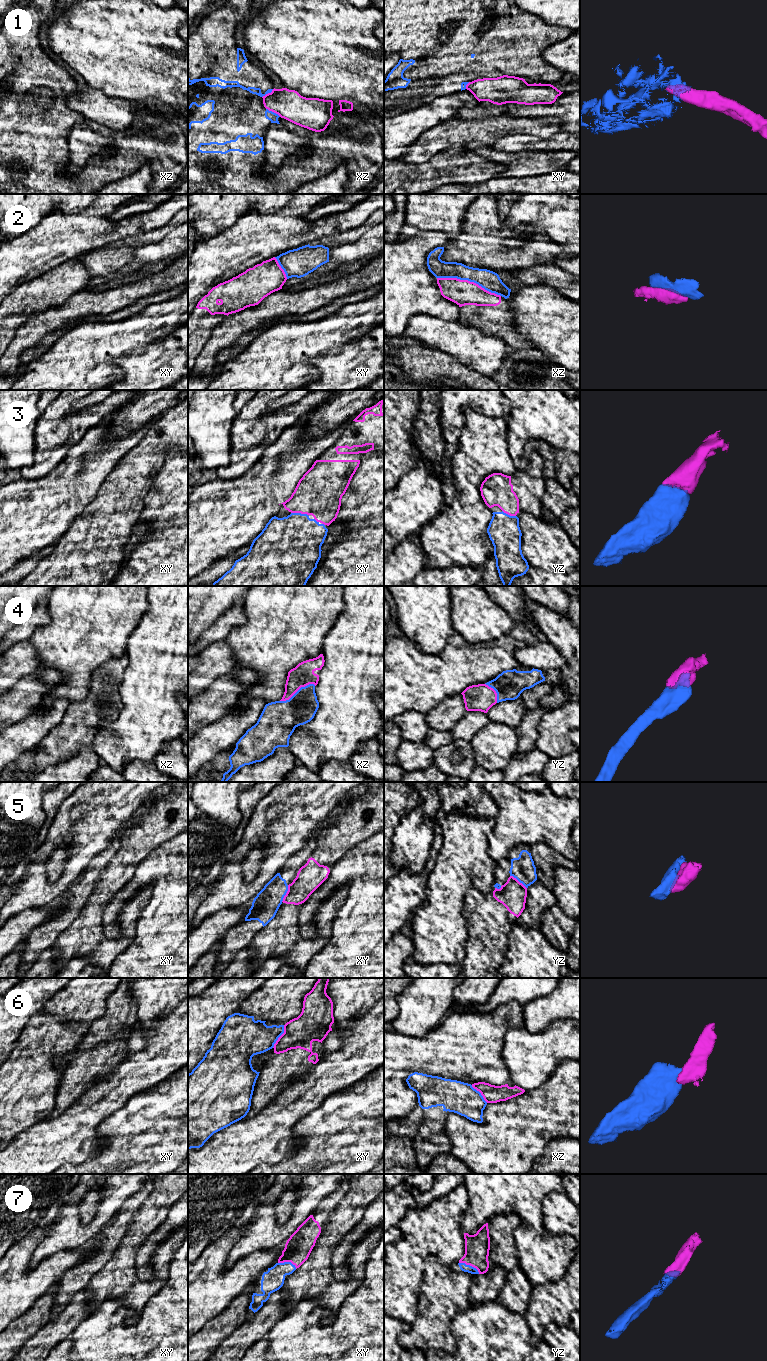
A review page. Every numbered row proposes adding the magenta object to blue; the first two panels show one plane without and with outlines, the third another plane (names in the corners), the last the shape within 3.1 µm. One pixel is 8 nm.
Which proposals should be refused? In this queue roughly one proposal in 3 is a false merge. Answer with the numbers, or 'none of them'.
1, 2, 5, 6

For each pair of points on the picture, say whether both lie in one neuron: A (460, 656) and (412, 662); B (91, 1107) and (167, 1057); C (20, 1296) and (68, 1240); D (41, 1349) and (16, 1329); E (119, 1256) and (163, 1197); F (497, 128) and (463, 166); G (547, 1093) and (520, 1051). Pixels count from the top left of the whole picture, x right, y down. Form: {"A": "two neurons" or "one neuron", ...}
{"A": "one neuron", "B": "one neuron", "C": "two neurons", "D": "two neurons", "E": "one neuron", "F": "two neurons", "G": "two neurons"}

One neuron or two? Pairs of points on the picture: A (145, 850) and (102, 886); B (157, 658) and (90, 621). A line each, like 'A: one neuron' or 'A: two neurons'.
A: one neuron
B: two neurons

